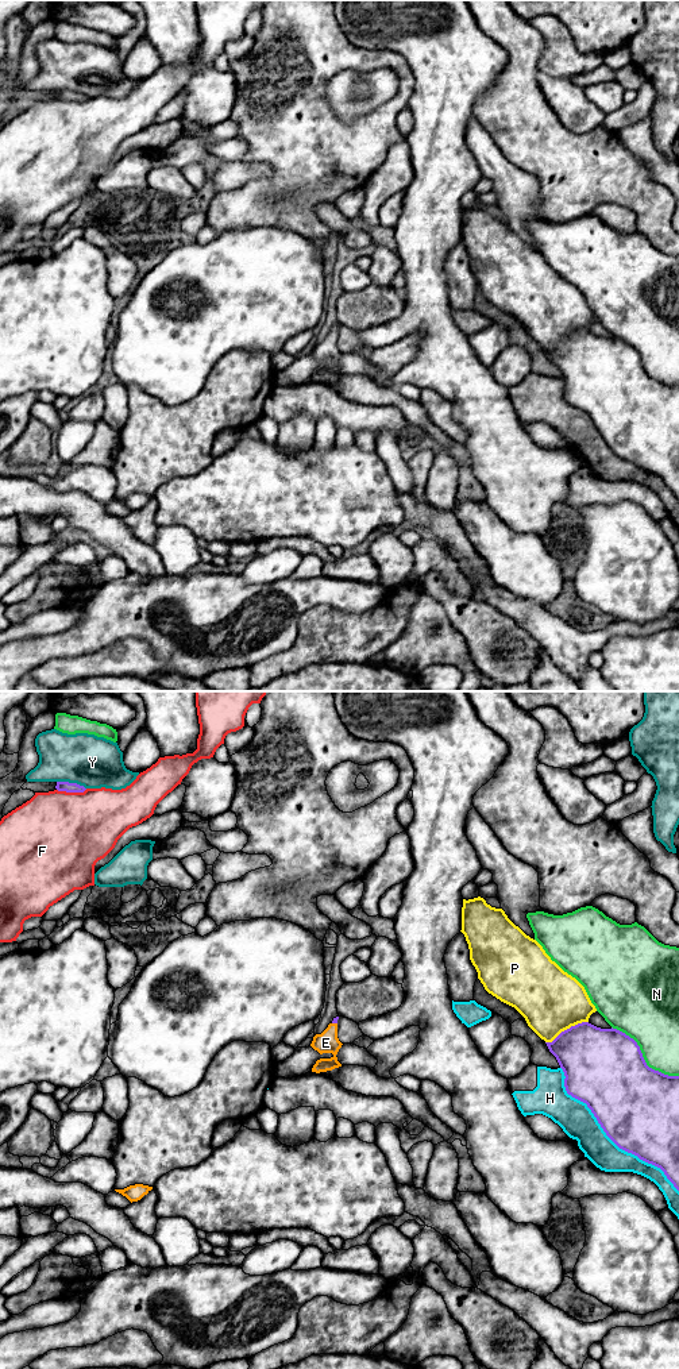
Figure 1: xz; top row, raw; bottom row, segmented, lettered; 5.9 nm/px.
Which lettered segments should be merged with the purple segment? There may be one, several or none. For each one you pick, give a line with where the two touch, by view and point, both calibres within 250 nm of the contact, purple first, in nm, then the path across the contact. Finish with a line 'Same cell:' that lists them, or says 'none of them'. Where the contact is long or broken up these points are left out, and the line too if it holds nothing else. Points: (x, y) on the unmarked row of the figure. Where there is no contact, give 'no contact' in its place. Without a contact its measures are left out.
E: contact xz (335, 331); calibres 30 and 130 nm; way xz (335, 328), (335, 331), (326, 351)
Same cell: E

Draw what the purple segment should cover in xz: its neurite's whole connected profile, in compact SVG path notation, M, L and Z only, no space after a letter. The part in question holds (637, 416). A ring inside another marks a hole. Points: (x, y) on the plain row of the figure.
M582 331L545 352L564 381L567 402L587 413L620 458L660 477L679 500L679 385L649 377L637 351L613 336Z

